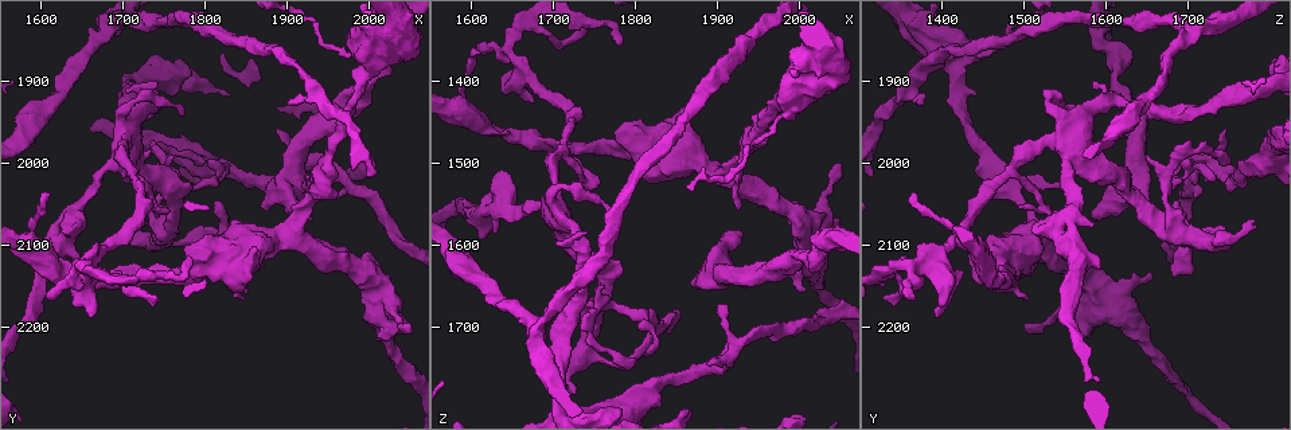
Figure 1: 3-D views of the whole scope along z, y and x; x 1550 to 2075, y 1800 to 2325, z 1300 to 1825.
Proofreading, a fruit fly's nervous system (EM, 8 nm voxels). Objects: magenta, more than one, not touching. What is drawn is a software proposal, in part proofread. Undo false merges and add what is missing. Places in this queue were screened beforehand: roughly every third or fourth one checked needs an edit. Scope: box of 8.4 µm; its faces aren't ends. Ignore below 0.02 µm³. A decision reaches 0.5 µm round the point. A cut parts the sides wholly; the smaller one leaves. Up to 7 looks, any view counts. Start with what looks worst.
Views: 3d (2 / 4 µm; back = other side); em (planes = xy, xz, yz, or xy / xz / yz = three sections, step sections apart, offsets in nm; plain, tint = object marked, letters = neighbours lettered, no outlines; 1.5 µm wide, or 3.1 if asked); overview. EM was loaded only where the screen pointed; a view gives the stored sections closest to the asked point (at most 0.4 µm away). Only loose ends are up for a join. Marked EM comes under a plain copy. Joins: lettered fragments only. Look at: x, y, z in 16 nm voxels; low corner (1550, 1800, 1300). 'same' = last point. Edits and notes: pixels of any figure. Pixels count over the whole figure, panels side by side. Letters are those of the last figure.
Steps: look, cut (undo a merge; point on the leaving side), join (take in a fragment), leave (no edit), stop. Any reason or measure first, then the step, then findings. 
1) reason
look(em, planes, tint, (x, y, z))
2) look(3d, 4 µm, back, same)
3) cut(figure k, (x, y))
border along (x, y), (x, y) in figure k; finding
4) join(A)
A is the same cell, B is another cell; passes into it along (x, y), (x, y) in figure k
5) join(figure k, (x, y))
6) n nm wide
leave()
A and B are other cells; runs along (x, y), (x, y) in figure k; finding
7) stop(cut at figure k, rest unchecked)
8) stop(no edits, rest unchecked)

three-way junction
look(3d, 2 µm, (1680, 1835, 1700))

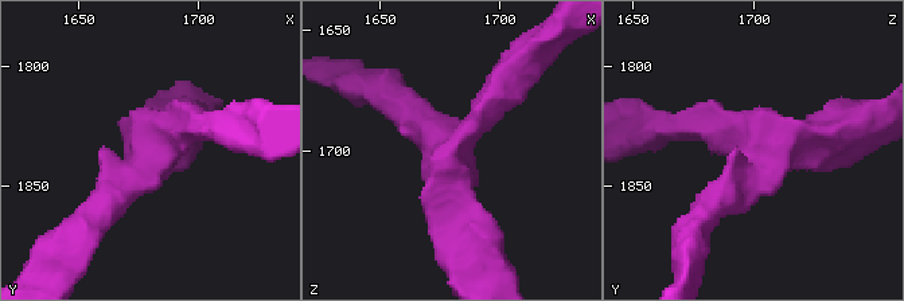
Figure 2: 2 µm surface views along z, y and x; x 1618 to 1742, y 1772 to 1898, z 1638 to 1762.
3 arms; arms of 200, 220, 340 nm
look(em, yz, step 8, tint, (1681, 1837, 1700))

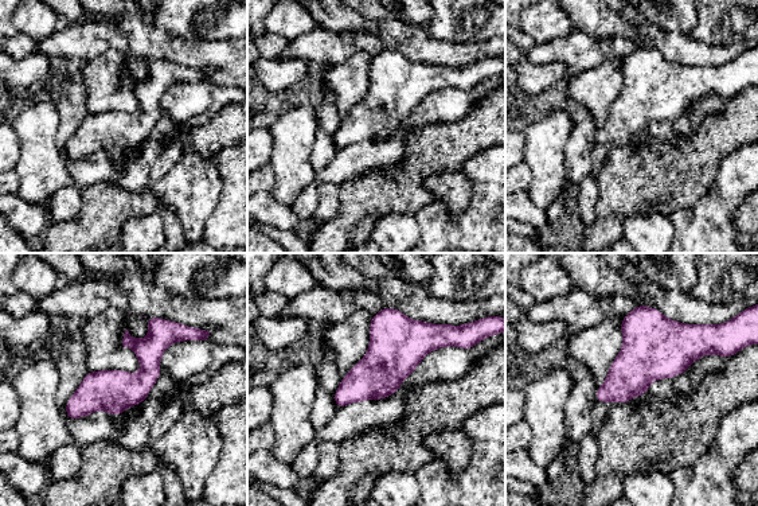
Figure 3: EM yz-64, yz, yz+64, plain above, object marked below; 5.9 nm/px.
look(em, planes, letters, same)

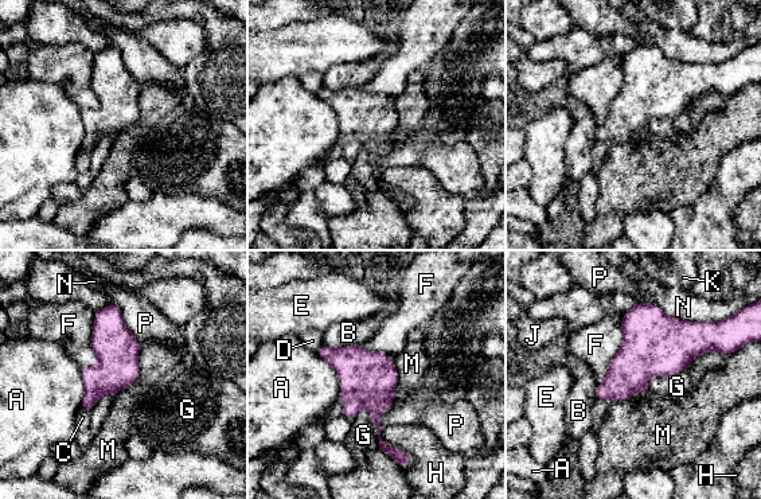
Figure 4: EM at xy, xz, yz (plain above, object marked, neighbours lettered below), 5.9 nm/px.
leave()
A, B, C, D, E, F, G, H, J, K, M, N and P are other cells; border along (623, 315), (623, 343), (598, 385) in figure 4; one neuron here

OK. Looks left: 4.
thick end
look(em, yz, step 8, tint, (1880, 2040, 1650))

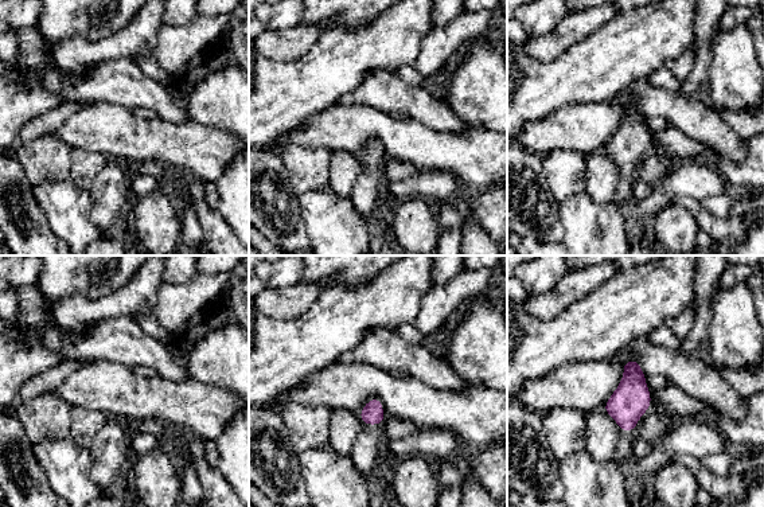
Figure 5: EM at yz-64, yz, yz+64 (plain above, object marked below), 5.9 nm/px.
cut it another way
look(em, planes, letters, same)

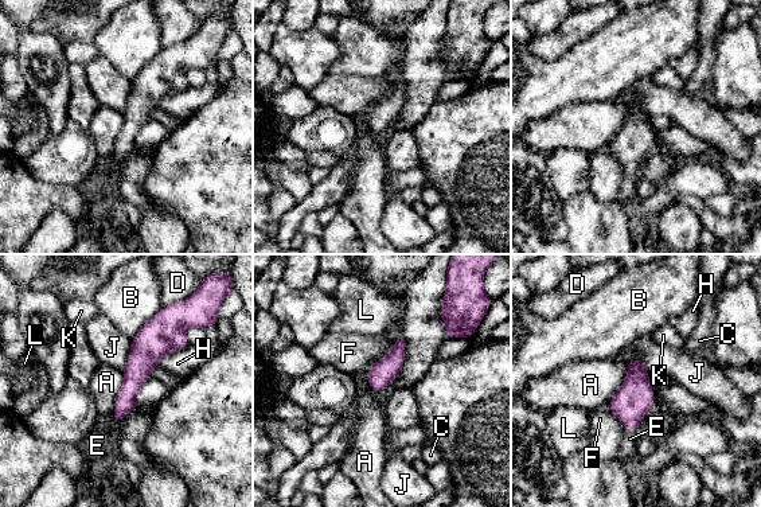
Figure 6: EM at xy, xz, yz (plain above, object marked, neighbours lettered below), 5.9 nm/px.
A touches over 300 nm
join(E)
E is the same cell, A, B, C, D, F, H, J, K and L are other cells; passes into it along (632, 401), (632, 429), (629, 439) in figure 6; it goes on there

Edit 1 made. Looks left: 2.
stop(join at figure 6, rest unchecked)

